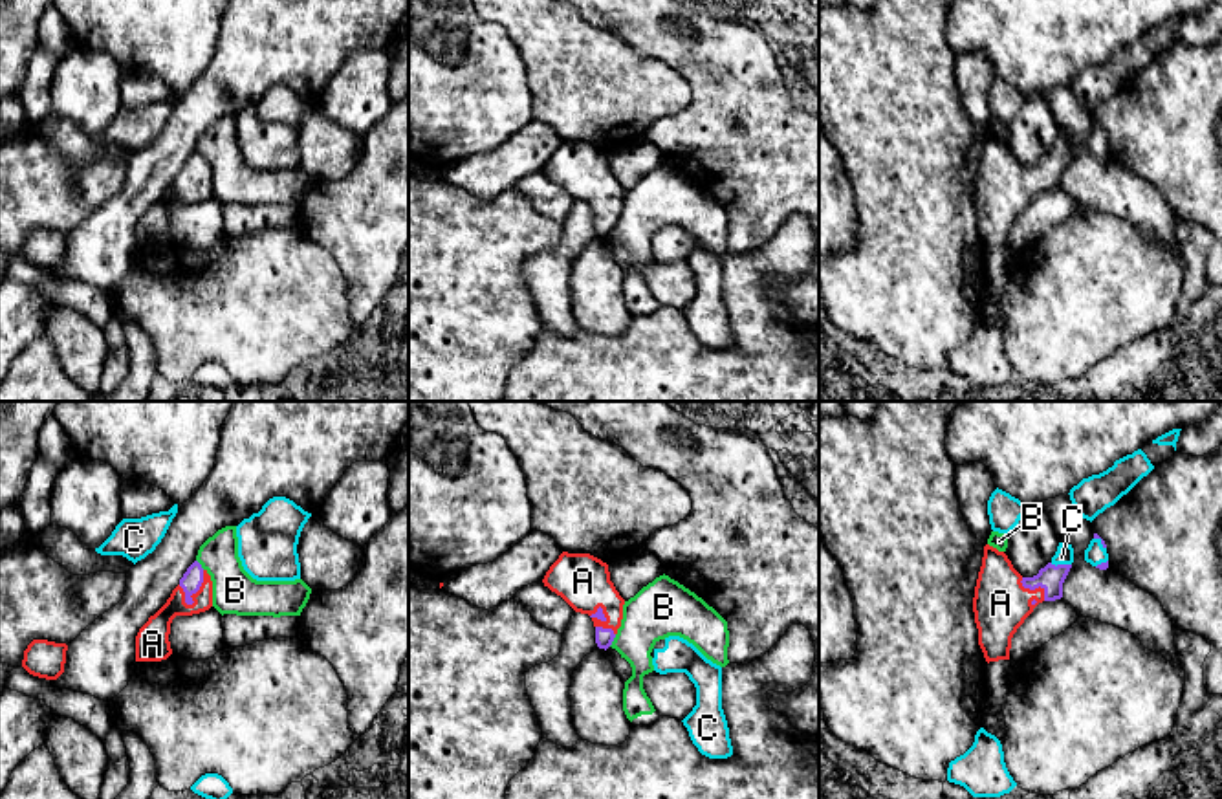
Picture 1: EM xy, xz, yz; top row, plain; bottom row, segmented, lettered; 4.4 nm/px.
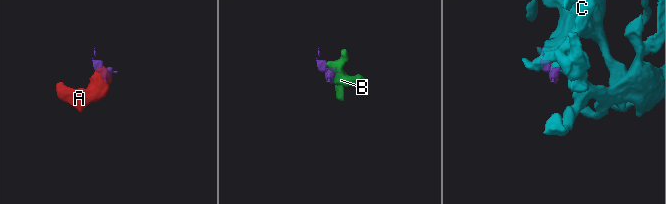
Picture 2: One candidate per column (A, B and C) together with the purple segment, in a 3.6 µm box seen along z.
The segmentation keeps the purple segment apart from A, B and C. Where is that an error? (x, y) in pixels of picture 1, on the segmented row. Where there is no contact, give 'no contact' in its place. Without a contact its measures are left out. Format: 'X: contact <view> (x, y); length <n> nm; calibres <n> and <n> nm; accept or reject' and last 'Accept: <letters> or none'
A: contact xy (198, 589); length 180 nm; calibres 90 and 110 nm; accept
B: contact xz (612, 640); length 70 nm; calibres 80 and 240 nm; reject
C: contact yz (1061, 565); length 100 nm; calibres 120 and 80 nm; accept
Accept: A, C

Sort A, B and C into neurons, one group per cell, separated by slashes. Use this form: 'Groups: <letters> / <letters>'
Groups: A C / B

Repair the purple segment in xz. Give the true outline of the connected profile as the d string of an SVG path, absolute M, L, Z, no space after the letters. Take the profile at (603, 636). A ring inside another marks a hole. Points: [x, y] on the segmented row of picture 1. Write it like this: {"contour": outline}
{"contour": "M562 552L542 583L575 612L592 618L599 649L612 645L621 627L625 599L610 581L606 563L590 553Z"}

